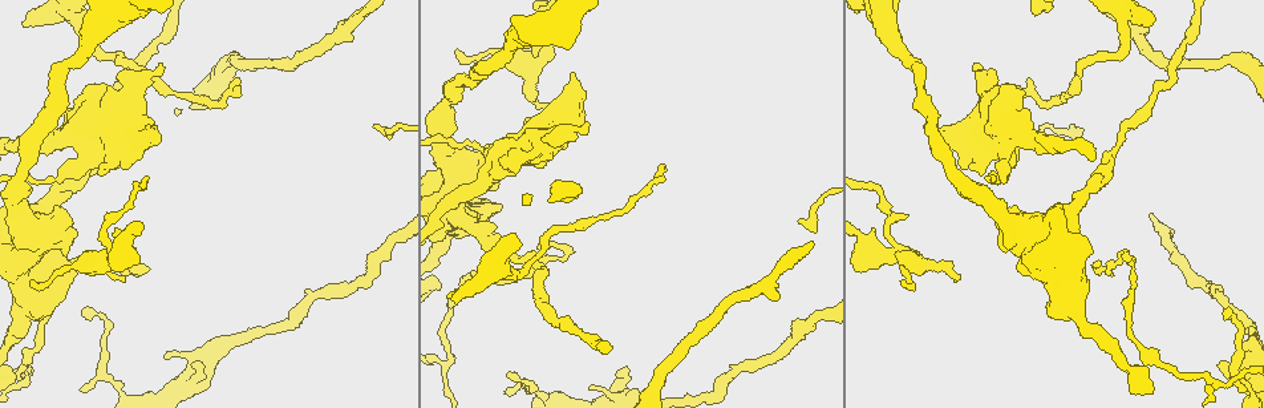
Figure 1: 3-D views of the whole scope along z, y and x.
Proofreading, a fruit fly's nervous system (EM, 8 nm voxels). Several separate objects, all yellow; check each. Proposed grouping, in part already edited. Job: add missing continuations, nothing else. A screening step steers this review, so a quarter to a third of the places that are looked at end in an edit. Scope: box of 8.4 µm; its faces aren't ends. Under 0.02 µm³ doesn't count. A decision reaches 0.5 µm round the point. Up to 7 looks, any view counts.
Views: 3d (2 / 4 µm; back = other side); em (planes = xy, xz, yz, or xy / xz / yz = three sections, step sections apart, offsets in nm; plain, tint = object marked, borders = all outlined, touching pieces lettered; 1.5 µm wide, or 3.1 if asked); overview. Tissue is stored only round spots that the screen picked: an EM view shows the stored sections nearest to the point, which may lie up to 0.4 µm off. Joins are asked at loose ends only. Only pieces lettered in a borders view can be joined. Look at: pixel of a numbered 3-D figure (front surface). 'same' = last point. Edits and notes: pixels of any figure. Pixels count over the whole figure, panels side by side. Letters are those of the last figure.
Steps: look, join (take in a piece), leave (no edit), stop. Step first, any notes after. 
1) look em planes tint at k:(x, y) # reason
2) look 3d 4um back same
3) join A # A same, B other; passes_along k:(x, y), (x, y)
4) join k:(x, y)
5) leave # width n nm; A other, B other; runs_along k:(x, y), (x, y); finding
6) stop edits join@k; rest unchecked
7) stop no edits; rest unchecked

look em planes borders at 1:(21, 24) # an open end

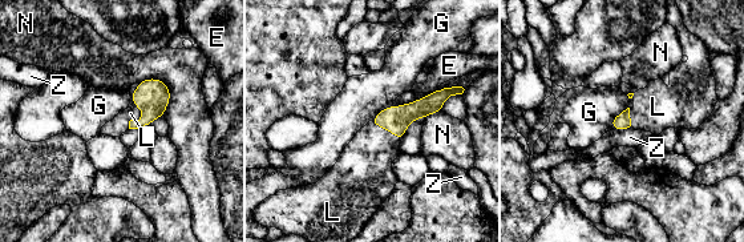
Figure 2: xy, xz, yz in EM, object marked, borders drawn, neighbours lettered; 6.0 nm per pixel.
join L # E other, G other, L same, N other, Z other; passes_along 2:(393, 119), (387, 130), (370, 154); the cell continues

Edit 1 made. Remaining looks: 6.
look em planes borders at 1:(487, 147) # branch stops here

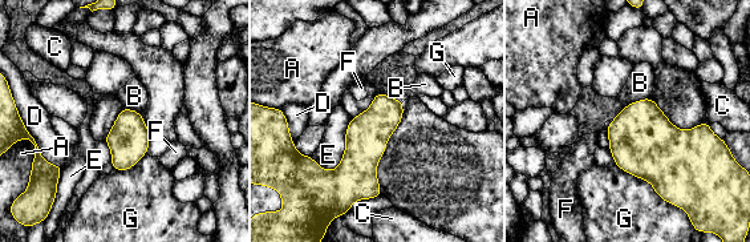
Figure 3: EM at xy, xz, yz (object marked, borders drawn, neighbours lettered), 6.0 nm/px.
leave # A other, B other, C other, D other, E other, F other, G other; border 3:(376, 92), (373, 97); no lettered piece goes on from it

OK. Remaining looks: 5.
look em 3.1um planes borders at 1:(903, 280) # branch stops here

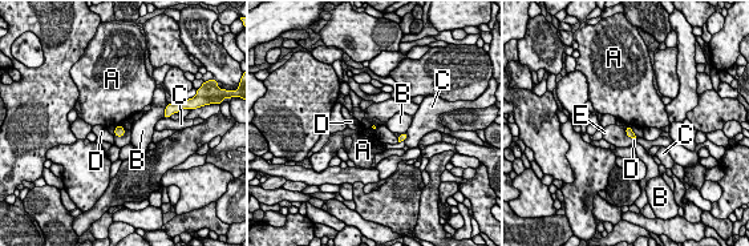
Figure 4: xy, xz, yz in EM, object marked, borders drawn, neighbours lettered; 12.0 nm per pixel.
leave # longest_contact E 180 nm; A other, B other, C other, D other, E other; none of them fits

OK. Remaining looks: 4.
stop edits join@2; rest unchecked

